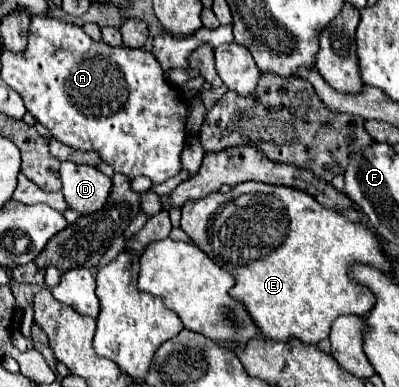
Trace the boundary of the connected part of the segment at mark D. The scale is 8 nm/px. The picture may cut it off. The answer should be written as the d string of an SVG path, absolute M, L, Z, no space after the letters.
M63 162L59 168L63 182L63 196L71 210L79 214L97 212L111 190L111 178L101 174L93 166L81 166L75 162Z

